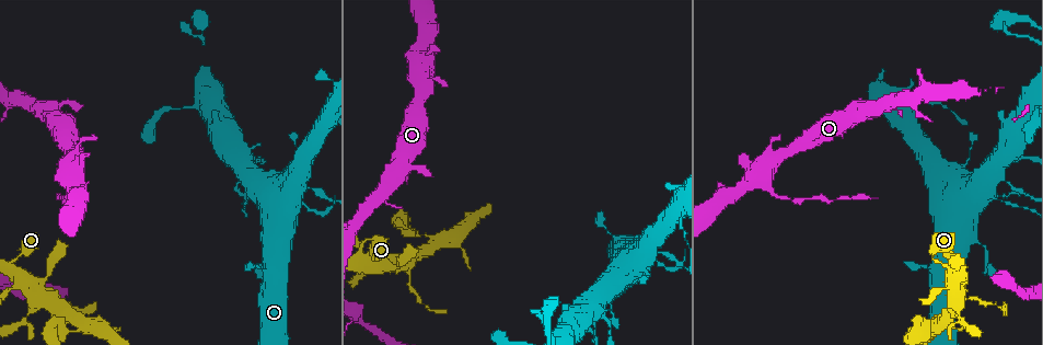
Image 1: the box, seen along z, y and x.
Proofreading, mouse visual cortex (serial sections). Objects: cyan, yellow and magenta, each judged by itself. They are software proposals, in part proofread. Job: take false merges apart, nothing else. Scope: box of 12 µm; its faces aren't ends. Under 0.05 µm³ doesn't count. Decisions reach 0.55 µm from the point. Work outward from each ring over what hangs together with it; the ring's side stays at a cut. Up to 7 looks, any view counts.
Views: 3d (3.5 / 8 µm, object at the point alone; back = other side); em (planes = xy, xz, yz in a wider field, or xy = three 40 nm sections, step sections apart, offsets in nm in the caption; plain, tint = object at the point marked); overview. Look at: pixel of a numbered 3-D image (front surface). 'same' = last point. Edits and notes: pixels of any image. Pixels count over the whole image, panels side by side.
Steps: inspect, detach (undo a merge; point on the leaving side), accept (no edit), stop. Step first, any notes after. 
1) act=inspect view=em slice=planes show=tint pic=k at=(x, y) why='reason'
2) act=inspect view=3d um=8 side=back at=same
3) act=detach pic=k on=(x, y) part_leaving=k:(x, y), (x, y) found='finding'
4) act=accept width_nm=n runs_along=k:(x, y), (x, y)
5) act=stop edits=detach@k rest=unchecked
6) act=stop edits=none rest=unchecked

act=inspect view=3d um=3.5 pic=1 at=(779, 195) why='thick turns thin'

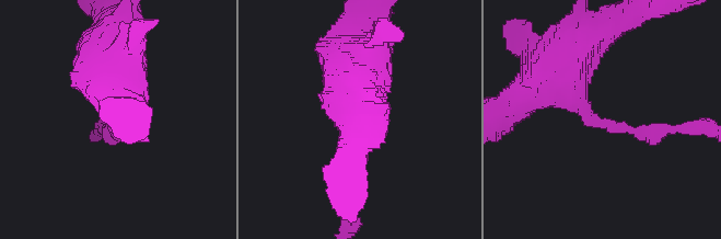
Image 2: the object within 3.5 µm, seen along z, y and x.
act=inspect view=em slice=xy step=5 show=tint pic=2 at=(606, 126) arm_widths_nm=200,500

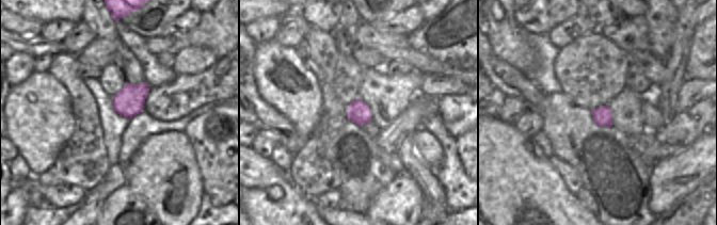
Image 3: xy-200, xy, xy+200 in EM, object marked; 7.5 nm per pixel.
act=accept runs_along=2:(559, 70), (599, 124), (677, 127) found='all the same cell'

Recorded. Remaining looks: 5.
act=inspect view=em slice=xy step=2 show=tint pic=1 at=(361, 257) why='calibre changes'

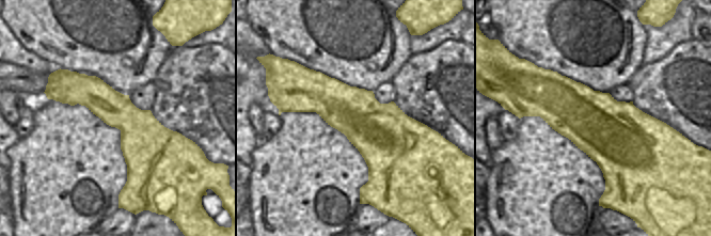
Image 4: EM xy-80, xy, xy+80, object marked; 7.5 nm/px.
act=inspect view=3d um=3.5 at=same

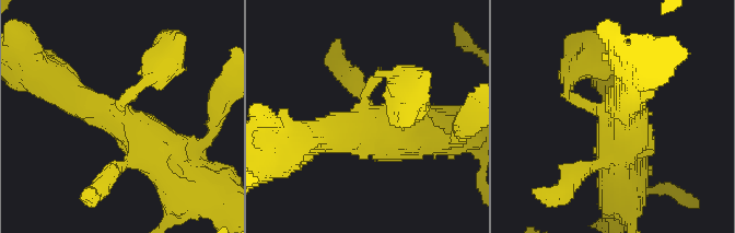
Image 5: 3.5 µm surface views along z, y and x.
act=accept width_nm=460 runs_along=5:(572, 77), (572, 97), (622, 130), (626, 161) found='one cell here'

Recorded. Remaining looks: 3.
act=inspect view=3d um=8 pic=1 at=(56, 300) why='looks like a crossing'

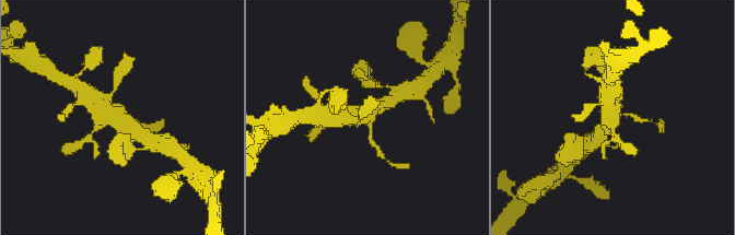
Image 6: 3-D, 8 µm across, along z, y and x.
act=inspect view=3d um=3.5 pic=6 at=(123, 114)

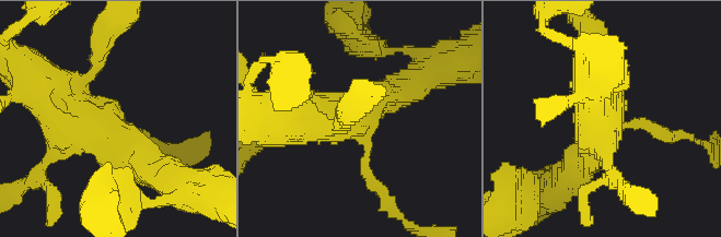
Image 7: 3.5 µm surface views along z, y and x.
act=inspect view=em slice=xy step=1 show=tint pic=7 at=(112, 124)

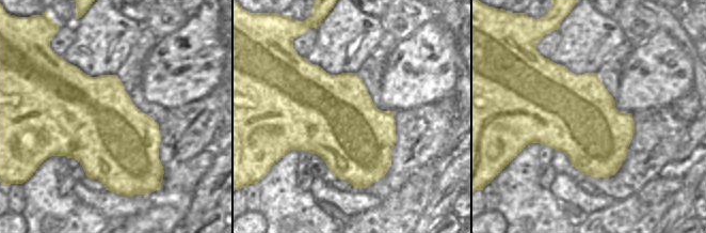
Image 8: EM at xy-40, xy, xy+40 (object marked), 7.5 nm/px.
act=accept arms=4 arm_widths_nm=150,400,400,500 runs_along=7:(48, 89), (132, 160), (160, 173) found='continuous, no second cell'

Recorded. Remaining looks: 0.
act=stop edits=none rest=unchecked

